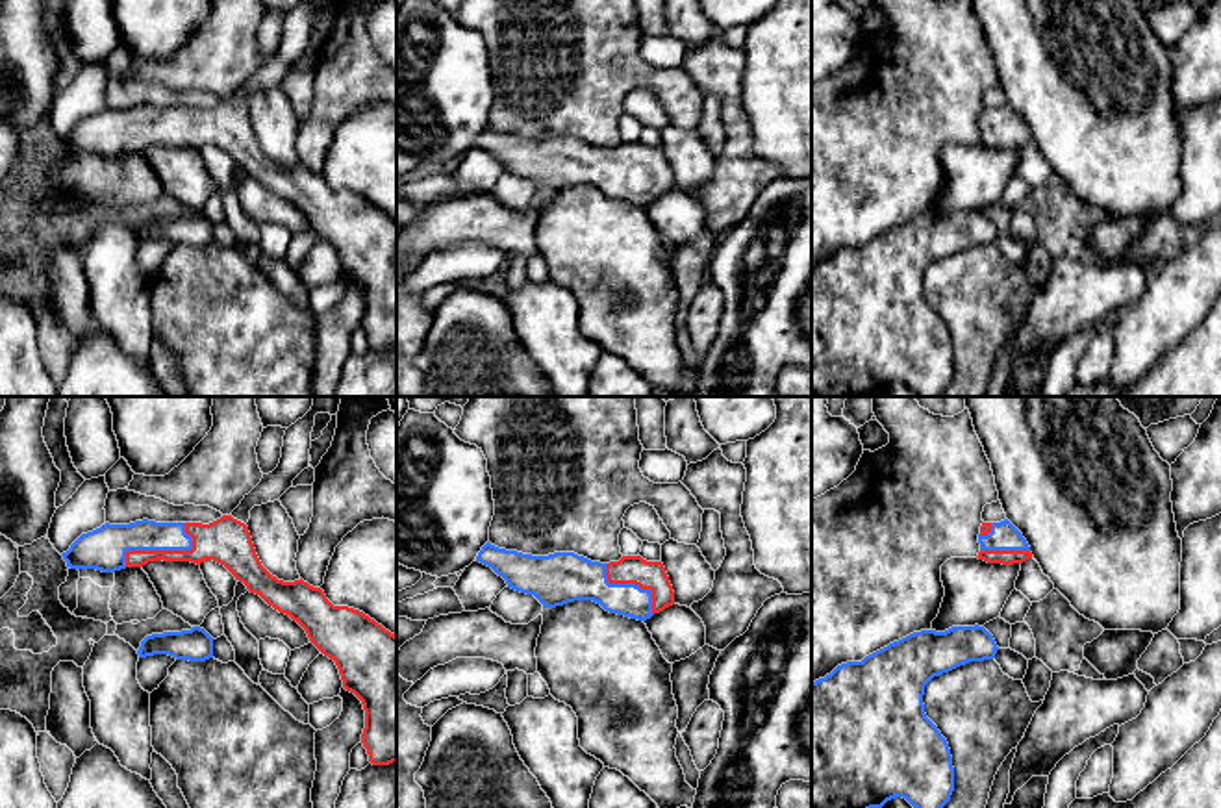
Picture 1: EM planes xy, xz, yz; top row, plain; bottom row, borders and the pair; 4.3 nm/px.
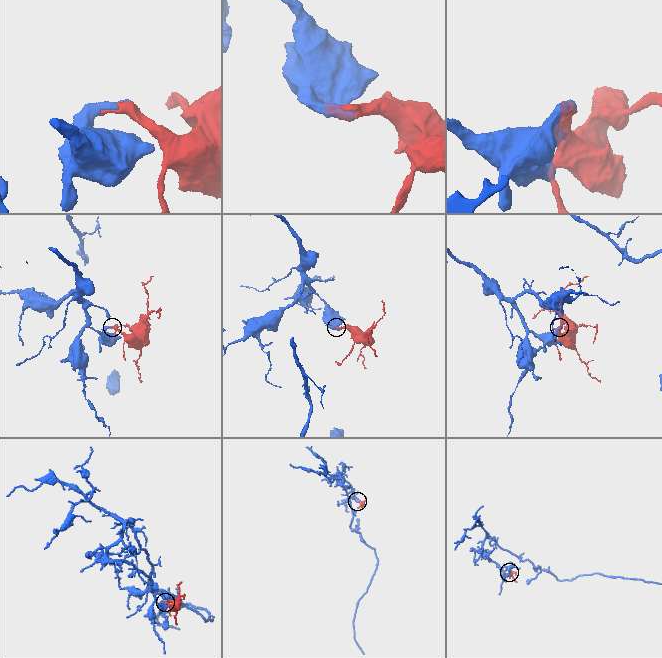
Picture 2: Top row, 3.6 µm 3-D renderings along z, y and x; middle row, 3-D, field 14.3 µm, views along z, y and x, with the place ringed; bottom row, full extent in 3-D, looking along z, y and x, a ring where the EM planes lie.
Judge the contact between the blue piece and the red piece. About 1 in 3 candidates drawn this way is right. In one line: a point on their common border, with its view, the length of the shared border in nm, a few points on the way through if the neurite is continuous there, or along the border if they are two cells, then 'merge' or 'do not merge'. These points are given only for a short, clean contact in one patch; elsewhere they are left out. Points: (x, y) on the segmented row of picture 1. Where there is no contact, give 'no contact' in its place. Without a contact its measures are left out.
xy (163, 549) | 320 nm | merge

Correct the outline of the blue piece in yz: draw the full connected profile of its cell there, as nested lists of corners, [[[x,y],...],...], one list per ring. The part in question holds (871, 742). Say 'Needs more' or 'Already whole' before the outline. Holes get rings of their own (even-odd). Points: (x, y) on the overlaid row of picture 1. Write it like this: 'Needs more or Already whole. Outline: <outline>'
Already whole. Outline: [[[978,625],[921,630],[812,682],[812,808],[882,808],[895,797],[913,808],[943,808],[954,767],[947,739],[925,713],[925,686],[969,662],[993,660],[997,650]]]

